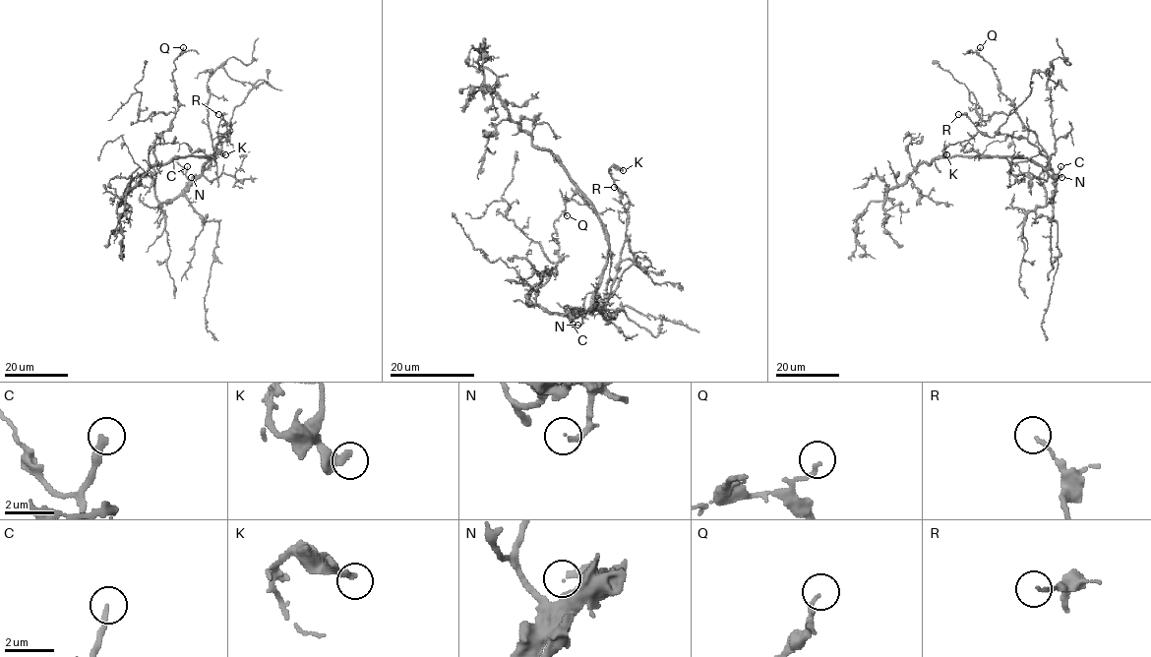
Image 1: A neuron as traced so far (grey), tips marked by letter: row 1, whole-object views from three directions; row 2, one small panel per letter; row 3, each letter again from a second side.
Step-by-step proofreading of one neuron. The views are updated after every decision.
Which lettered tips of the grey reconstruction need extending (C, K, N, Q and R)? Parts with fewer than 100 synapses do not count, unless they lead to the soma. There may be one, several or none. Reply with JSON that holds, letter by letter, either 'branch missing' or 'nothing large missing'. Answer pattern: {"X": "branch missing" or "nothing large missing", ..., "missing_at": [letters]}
{"C": "branch missing", "K": "nothing large missing", "N": "nothing large missing", "Q": "nothing large missing", "R": "nothing large missing", "missing_at": ["C"]}

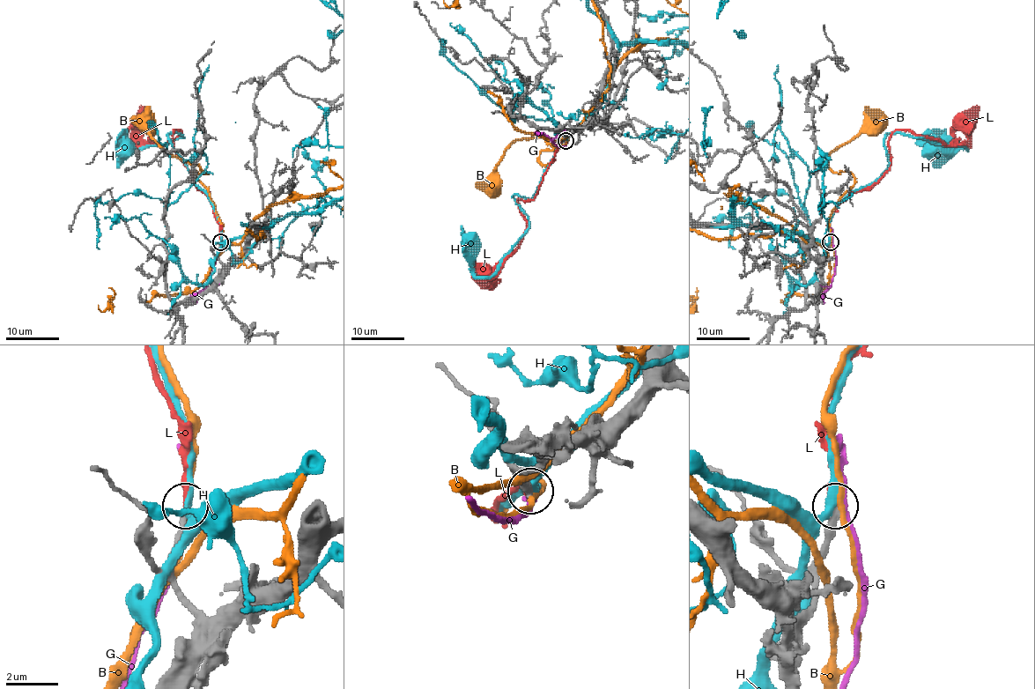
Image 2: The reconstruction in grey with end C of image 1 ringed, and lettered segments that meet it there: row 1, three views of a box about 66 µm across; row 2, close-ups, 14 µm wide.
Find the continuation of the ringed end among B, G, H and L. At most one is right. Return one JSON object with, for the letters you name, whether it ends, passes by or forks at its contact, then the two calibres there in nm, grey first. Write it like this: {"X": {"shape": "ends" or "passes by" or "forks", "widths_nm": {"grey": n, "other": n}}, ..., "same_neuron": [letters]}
{"L": {"shape": "ends", "widths_nm": {"grey": 280, "other": 200}}, "same_neuron": ["L"]}

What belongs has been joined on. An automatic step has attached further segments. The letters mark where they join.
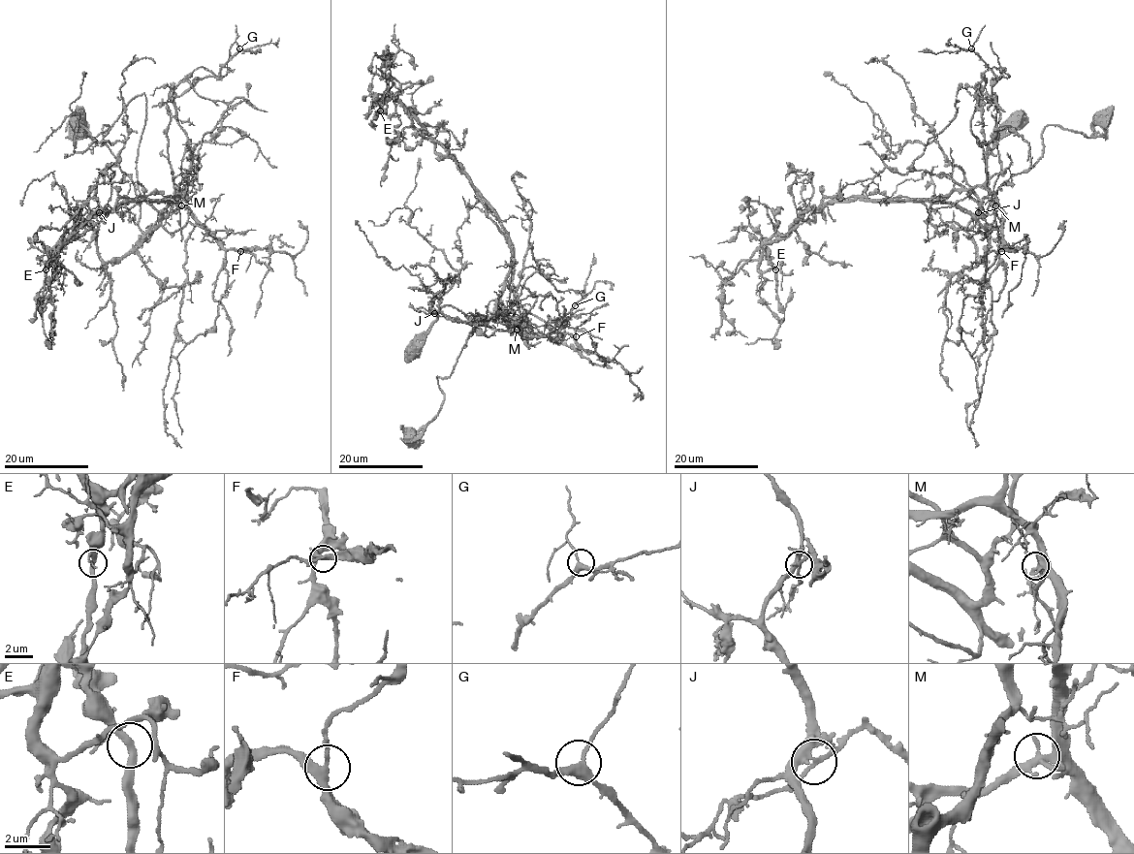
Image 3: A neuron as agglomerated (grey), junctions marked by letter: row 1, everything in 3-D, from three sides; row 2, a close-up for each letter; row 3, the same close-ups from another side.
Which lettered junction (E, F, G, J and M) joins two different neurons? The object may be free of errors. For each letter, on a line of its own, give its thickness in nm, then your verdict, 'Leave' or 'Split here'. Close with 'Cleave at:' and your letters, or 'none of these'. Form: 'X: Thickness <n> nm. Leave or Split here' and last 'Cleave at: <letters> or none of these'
E: Thickness 280 nm. Leave
F: Thickness 280 nm. Leave
G: Thickness 320 nm. Leave
J: Thickness 280 nm. Split here
M: Thickness 260 nm. Leave
Cleave at: J

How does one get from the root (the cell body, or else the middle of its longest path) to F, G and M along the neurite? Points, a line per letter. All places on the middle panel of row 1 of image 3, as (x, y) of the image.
F: (414, 352), (444, 305), (456, 308), (482, 332), (471, 335), (476, 326), (488, 326), (528, 337), (576, 336)
G: (414, 352), (444, 305), (471, 335), (522, 321), (512, 334), (548, 335), (575, 305)
M: (414, 352), (444, 305), (456, 308), (482, 332), (471, 335), (476, 326), (517, 330)

